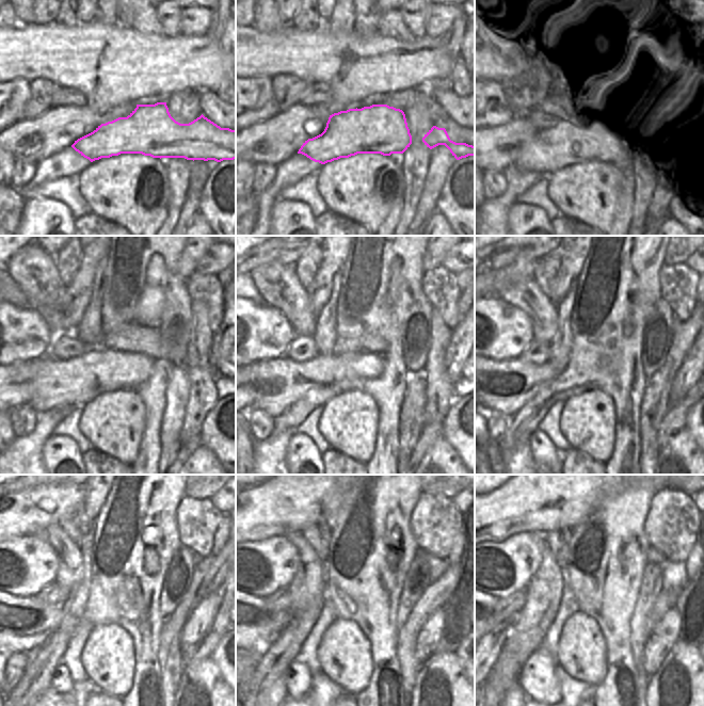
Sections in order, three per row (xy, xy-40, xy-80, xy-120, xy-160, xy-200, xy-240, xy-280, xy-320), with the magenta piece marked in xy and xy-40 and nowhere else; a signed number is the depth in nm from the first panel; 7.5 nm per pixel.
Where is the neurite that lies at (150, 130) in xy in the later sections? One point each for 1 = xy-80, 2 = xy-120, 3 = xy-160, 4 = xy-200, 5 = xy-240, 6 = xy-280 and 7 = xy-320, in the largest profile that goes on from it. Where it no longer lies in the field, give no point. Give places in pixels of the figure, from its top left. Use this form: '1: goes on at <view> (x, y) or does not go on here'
1: goes on at xy-80 (606, 134)
2: goes on at xy-120 (58, 383)
3: goes on at xy-160 (277, 383)
4: goes on at xy-200 (505, 386)
5: goes on at xy-240 (18, 624)
6: goes on at xy-280 (257, 625)
7: goes on at xy-320 (496, 602)

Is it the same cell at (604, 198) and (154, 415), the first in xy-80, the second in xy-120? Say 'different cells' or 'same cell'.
different cells

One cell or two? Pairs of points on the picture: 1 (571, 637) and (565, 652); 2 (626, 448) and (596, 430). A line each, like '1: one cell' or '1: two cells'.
1: one cell
2: two cells

